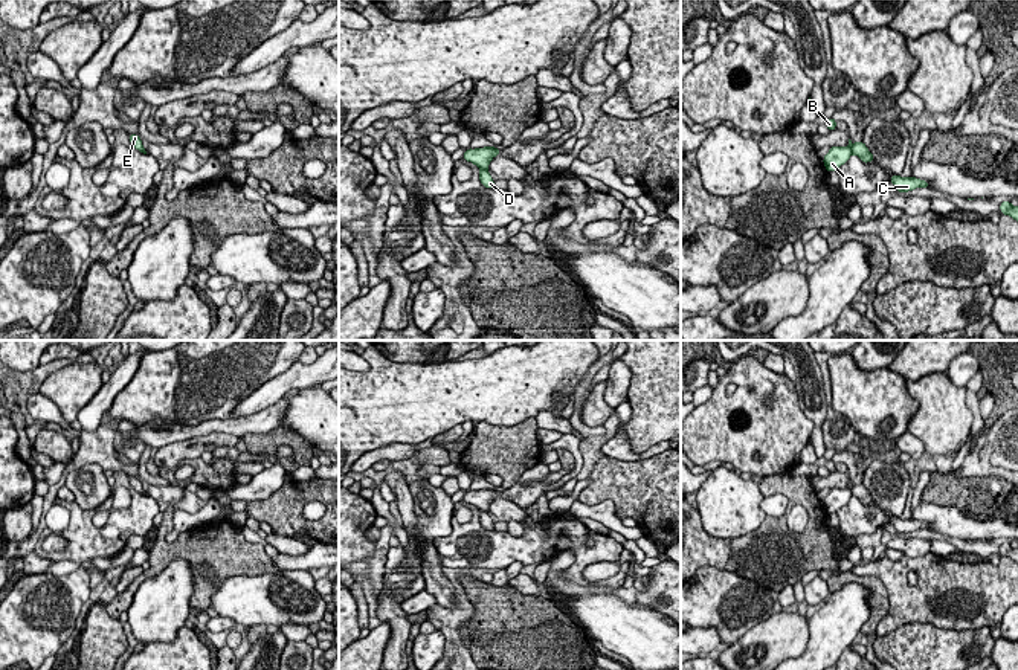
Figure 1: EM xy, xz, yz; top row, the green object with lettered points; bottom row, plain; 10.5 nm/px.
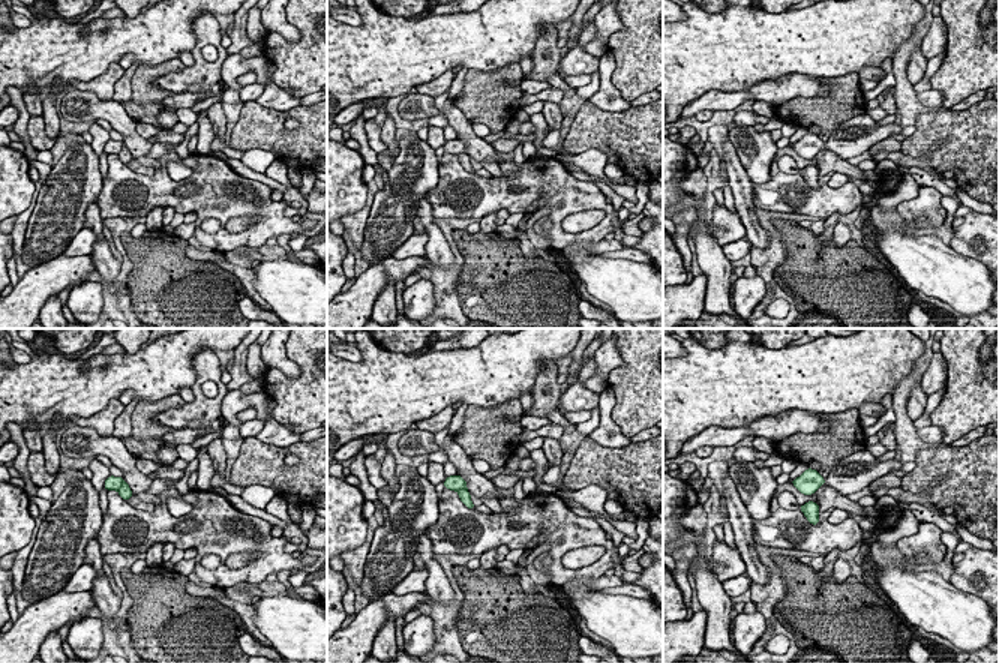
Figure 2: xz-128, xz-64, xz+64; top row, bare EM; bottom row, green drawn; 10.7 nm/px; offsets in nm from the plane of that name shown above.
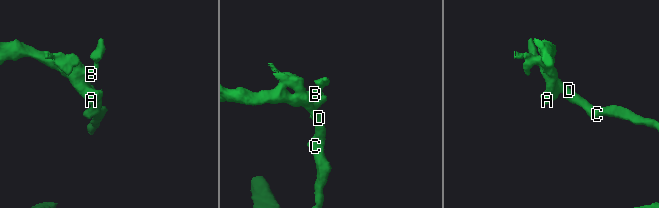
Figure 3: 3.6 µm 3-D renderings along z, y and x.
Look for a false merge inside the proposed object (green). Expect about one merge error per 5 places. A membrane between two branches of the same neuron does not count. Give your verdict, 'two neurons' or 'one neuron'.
two neurons

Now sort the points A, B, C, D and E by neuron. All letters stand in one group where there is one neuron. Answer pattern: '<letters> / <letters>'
A / B C D E

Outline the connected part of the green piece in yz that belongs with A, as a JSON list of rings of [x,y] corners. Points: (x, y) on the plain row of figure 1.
[[[830,488],[829,494],[824,498],[823,505],[827,514],[836,513],[841,507],[849,504],[852,491],[849,488]]]

